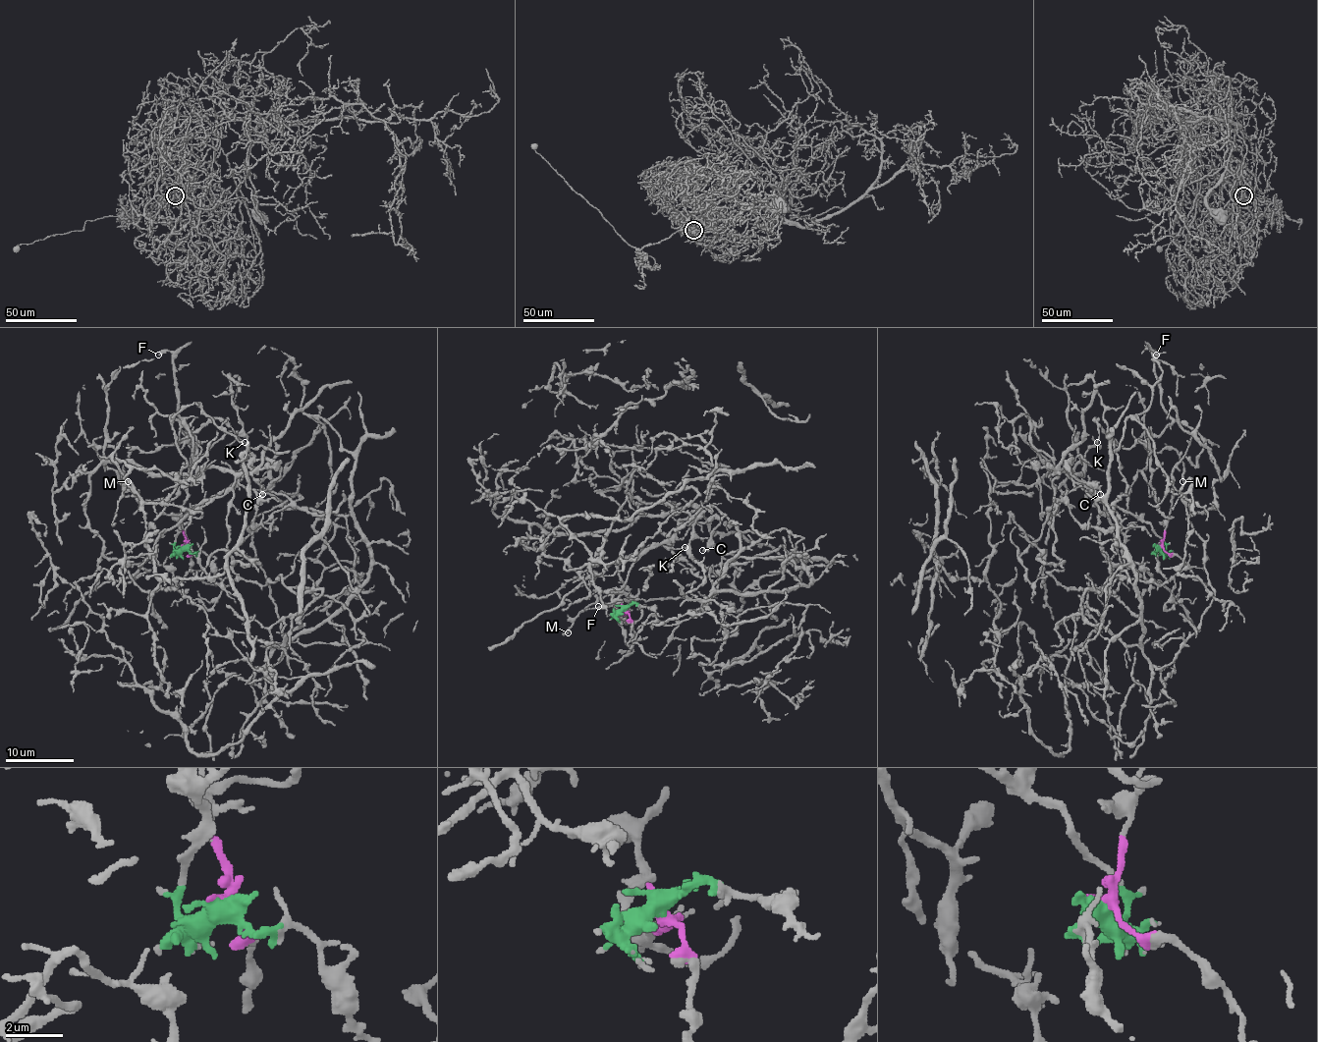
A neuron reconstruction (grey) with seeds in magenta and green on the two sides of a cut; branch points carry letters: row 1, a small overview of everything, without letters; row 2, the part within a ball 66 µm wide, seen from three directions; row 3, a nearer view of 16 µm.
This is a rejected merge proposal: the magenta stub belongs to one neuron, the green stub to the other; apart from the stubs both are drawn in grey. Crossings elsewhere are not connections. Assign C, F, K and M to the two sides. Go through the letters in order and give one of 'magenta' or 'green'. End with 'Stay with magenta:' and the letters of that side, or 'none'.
C: green
F: magenta
K: magenta
M: magenta
Stay with magenta: F, K, M

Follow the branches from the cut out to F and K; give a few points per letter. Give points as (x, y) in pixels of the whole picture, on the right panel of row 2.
F: (1158, 546), (1174, 497), (1172, 469), (1181, 458), (1192, 428), (1179, 423), (1162, 403), (1153, 351), (1156, 354)
K: (1158, 546), (1174, 497), (1172, 469), (1192, 428), (1172, 421), (1129, 447), (1095, 418), (1097, 442)

